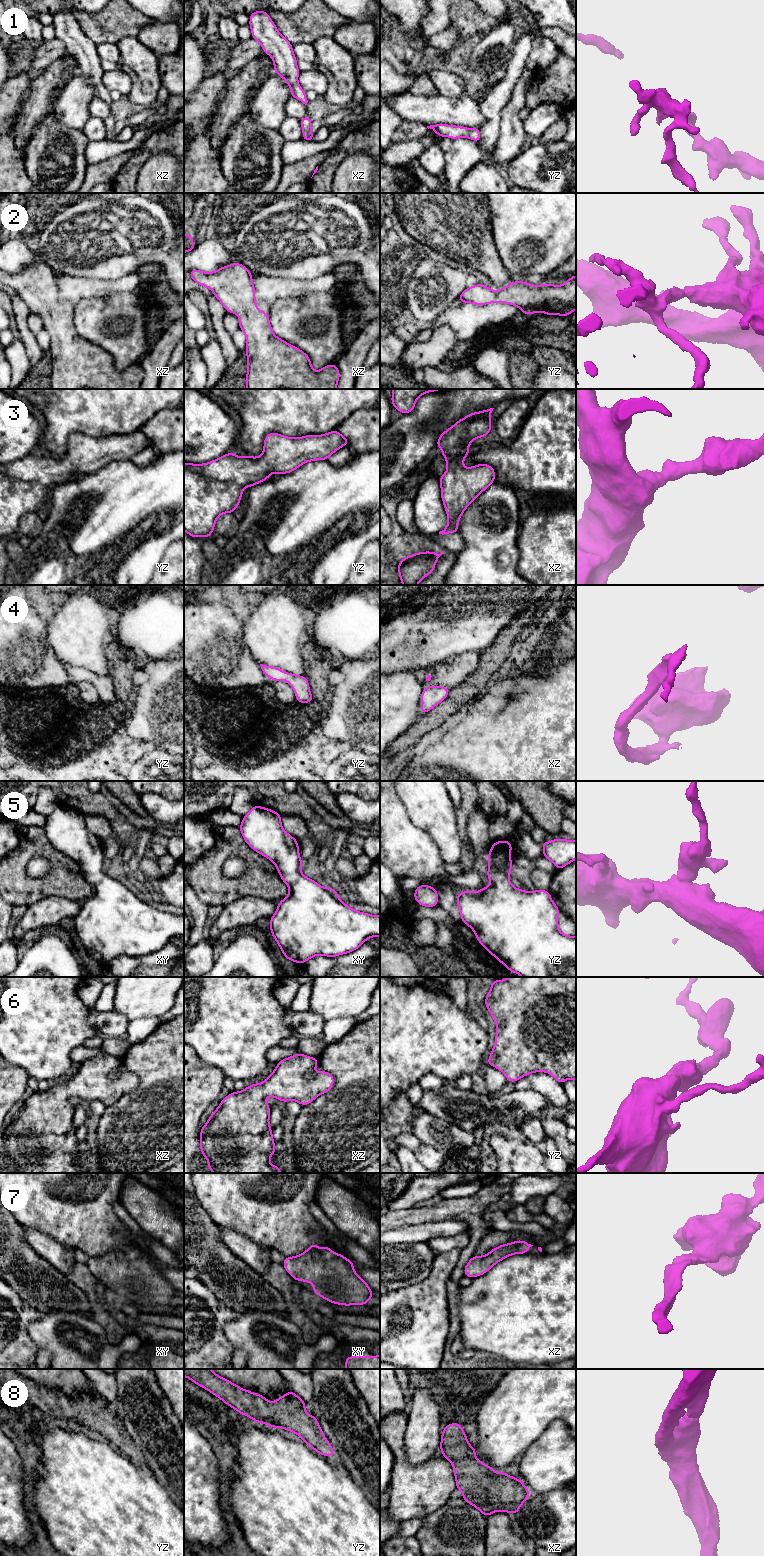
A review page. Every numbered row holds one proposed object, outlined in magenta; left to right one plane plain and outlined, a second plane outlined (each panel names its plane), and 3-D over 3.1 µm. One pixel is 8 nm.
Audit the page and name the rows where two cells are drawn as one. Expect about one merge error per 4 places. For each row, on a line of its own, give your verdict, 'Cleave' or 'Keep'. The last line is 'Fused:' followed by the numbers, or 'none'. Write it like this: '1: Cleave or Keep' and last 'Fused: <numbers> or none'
1: Keep
2: Keep
3: Keep
4: Keep
5: Keep
6: Keep
7: Keep
8: Keep
Fused: none

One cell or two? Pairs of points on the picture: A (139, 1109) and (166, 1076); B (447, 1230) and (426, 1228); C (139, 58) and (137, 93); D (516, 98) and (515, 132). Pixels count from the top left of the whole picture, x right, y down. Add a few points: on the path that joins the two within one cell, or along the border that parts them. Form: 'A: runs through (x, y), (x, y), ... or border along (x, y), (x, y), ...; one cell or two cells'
A: runs through (147, 1101), (164, 1084); one cell
B: runs through (442, 1229), (431, 1229); one cell
C: runs through (142, 69), (145, 77), (146, 92); one cell
D: runs through (514, 106), (514, 124); one cell

